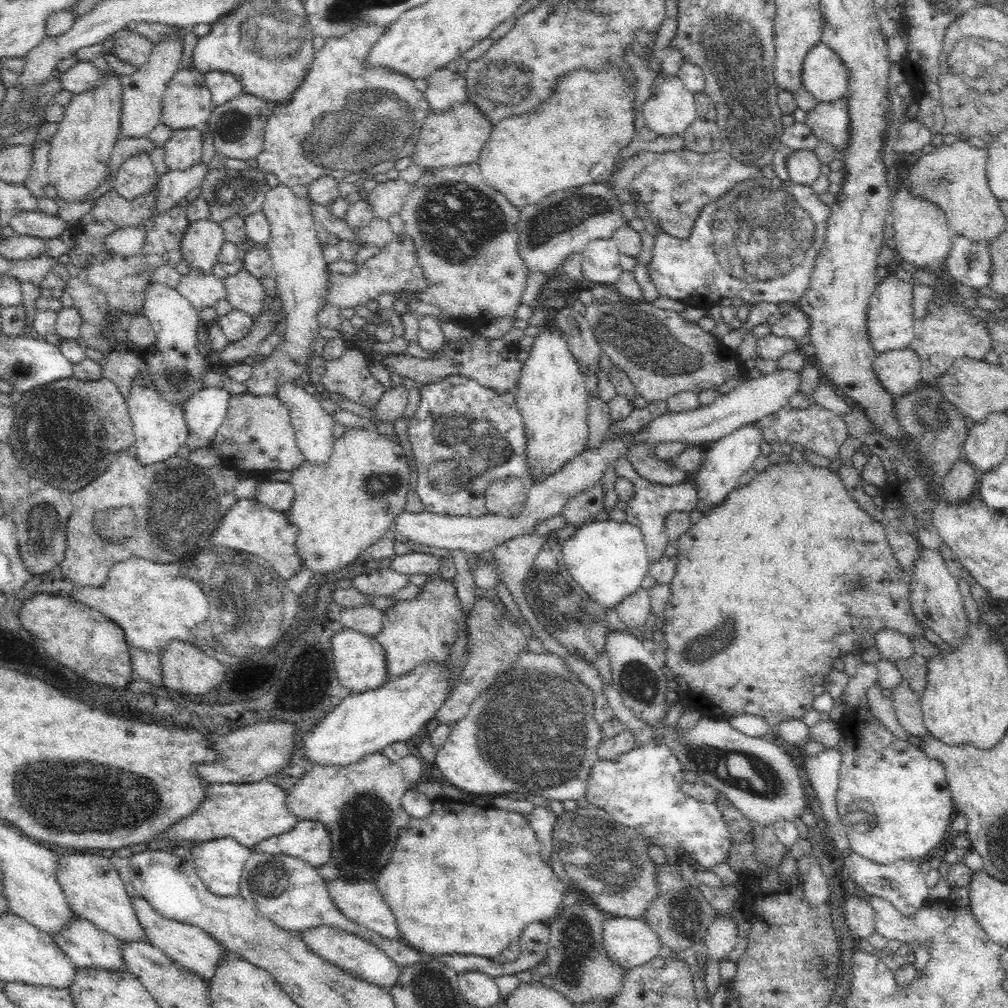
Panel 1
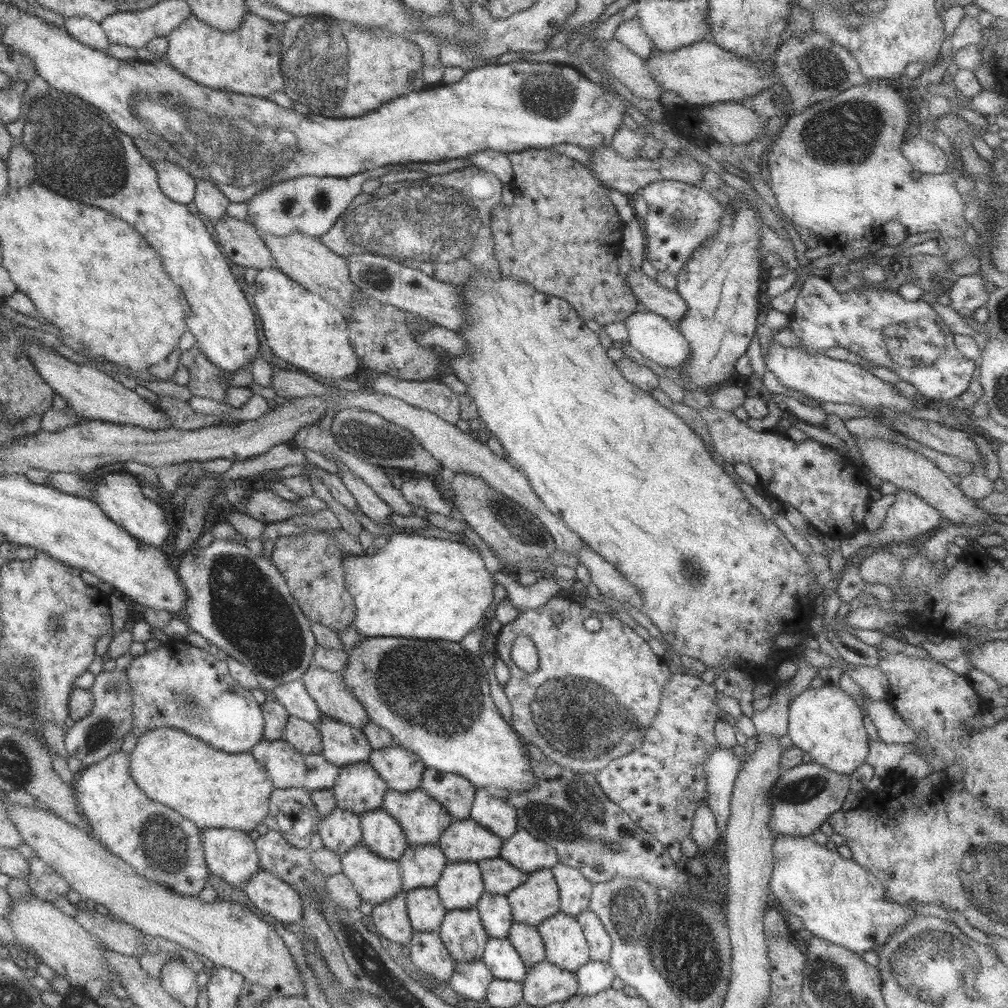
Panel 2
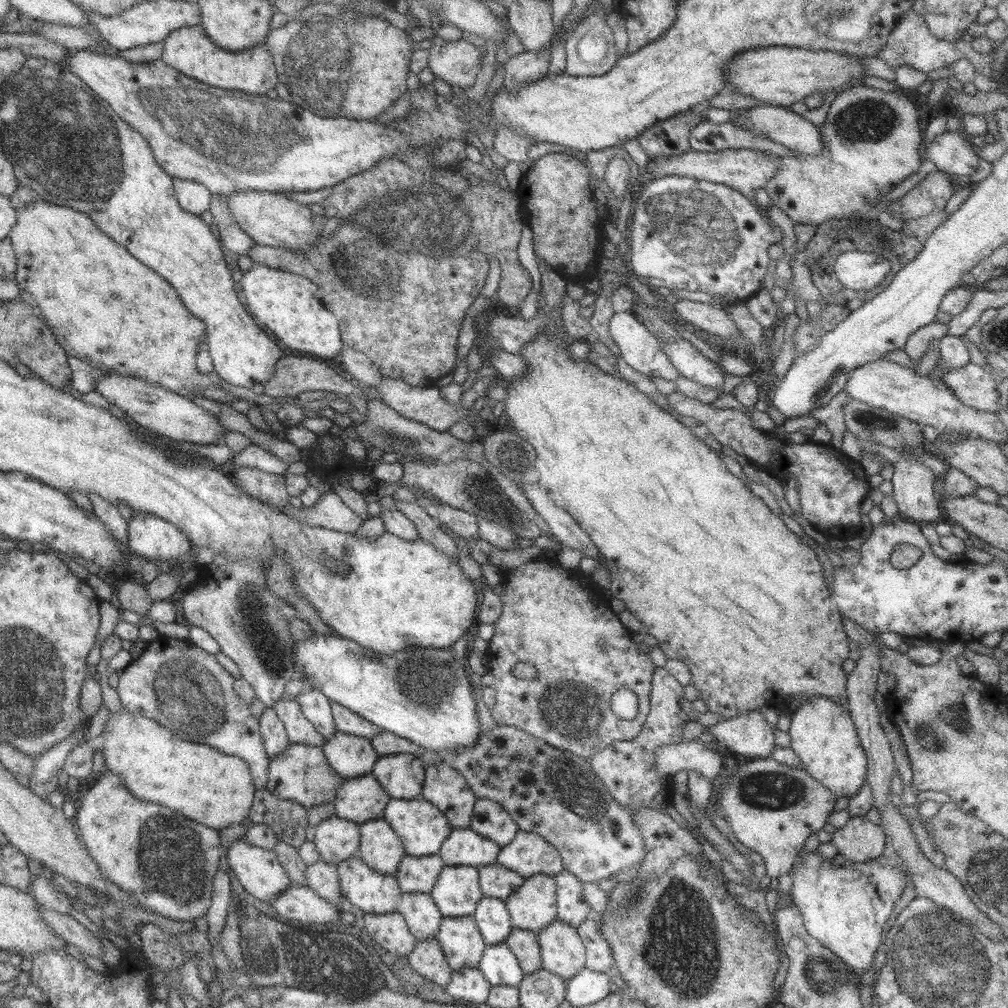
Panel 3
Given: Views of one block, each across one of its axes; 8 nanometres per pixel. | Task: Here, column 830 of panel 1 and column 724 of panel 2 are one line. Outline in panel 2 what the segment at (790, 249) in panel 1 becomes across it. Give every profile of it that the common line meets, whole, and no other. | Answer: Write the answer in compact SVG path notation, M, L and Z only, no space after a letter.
M677 180L650 183L641 189L639 194L652 212L645 218L645 258L658 272L668 272L677 276L690 255L719 231L719 220L726 211L725 207L707 190Z

